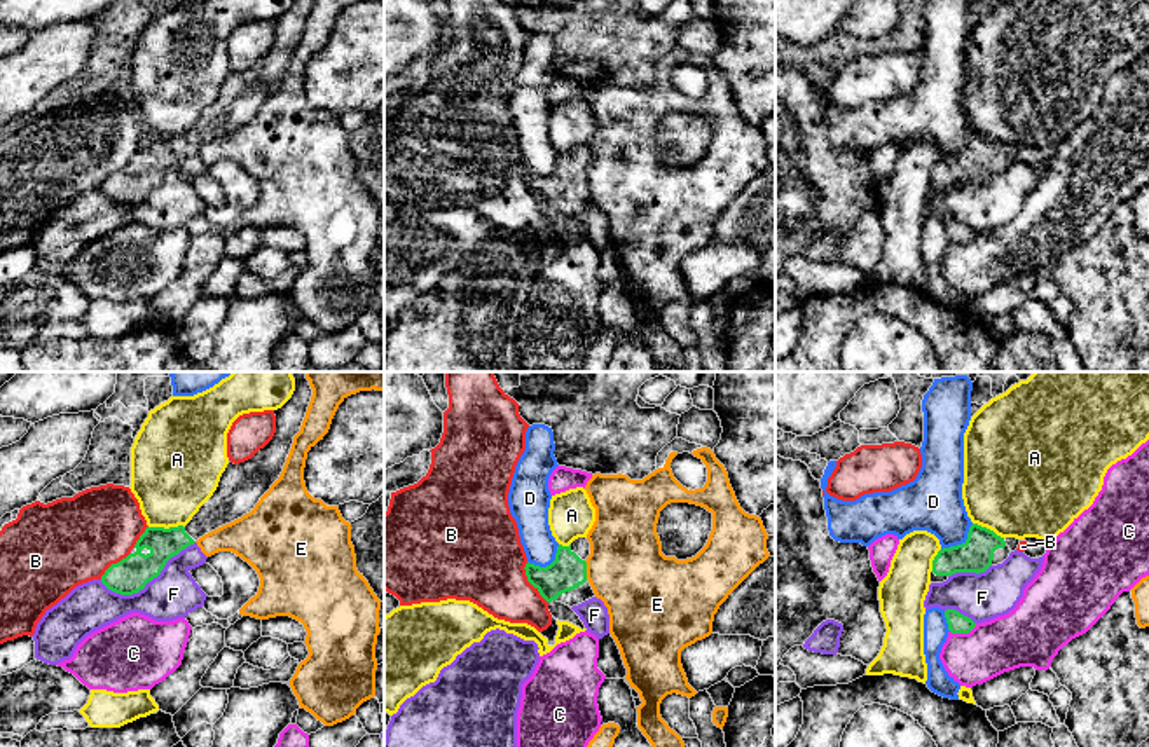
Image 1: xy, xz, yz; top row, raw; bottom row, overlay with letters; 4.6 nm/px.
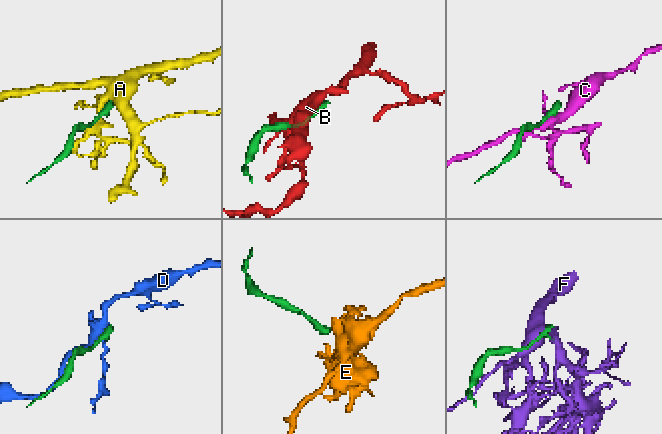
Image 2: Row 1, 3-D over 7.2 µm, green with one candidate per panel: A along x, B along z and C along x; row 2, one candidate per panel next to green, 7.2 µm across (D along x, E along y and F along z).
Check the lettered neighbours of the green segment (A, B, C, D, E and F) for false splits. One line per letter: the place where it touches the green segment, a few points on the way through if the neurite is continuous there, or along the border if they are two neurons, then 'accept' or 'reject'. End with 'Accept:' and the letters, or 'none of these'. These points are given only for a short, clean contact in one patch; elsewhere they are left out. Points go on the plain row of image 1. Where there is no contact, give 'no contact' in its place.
A: xy (166, 138) | along xy (149, 135), (184, 137) | reject
B: xz (529, 191) | reject
C: yz (963, 241) | reject
D: xz (547, 175) | reject
E: xz (585, 178) | along xz (584, 170), (587, 187) | reject
F: xy (149, 189) | reject
Accept: none of these

